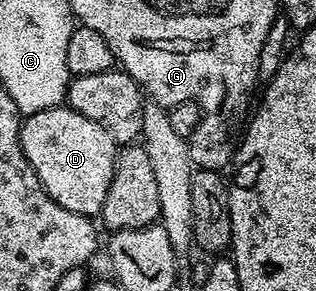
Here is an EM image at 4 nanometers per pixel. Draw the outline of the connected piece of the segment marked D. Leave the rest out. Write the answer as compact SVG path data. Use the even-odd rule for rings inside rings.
M68 105L43 109L34 115L24 116L21 125L21 148L31 169L39 177L43 189L54 201L63 205L63 209L71 209L71 213L90 217L100 216L107 189L113 180L113 170L117 167L119 150L119 145L106 127L83 117Z

